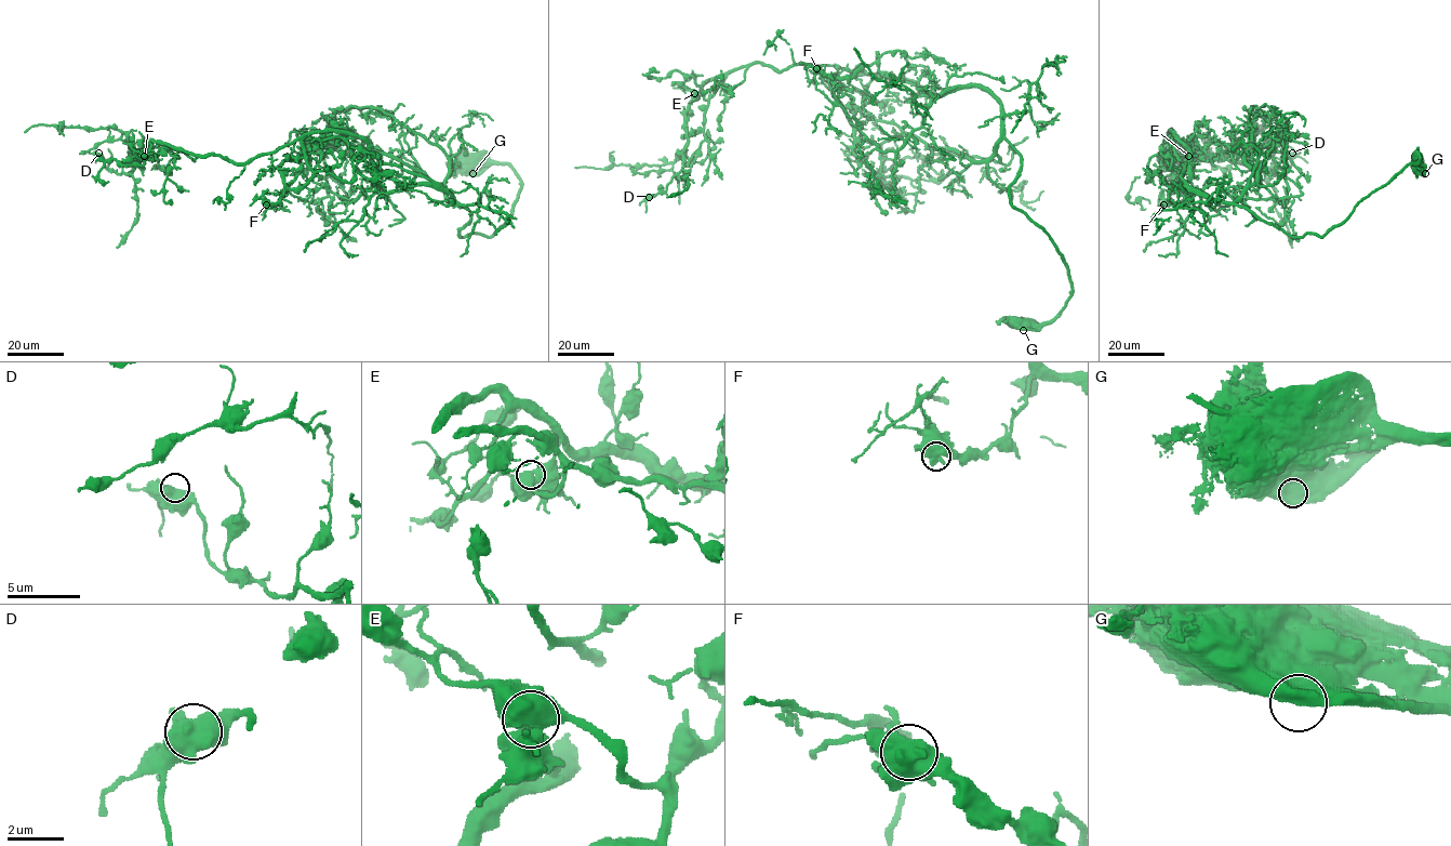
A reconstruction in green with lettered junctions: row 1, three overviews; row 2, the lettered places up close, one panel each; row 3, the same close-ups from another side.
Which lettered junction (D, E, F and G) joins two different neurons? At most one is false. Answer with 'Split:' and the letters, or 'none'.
Split: E

